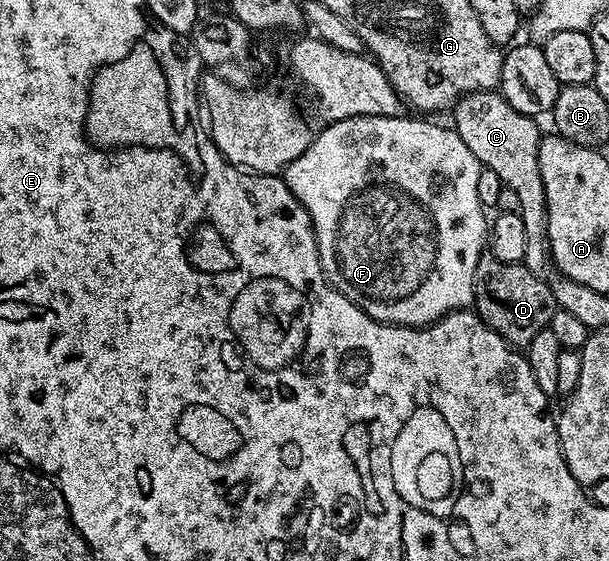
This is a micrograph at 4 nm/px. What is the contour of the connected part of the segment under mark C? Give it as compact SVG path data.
M479 90L473 94L465 94L456 103L454 107L455 114L454 129L456 135L462 140L462 144L466 144L466 148L470 148L470 152L474 152L474 156L480 161L481 167L493 170L504 188L518 194L518 199L521 201L519 213L522 216L522 224L526 227L526 252L524 253L522 265L531 274L543 275L545 273L544 269L549 269L550 255L548 252L546 194L542 184L542 172L538 168L538 148L540 147L542 131L536 127L537 119L533 115L518 112L504 99L503 94L491 90Z

